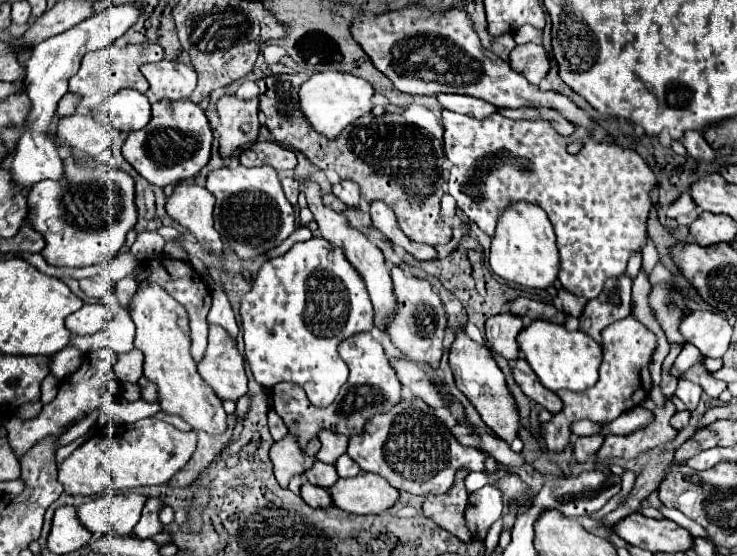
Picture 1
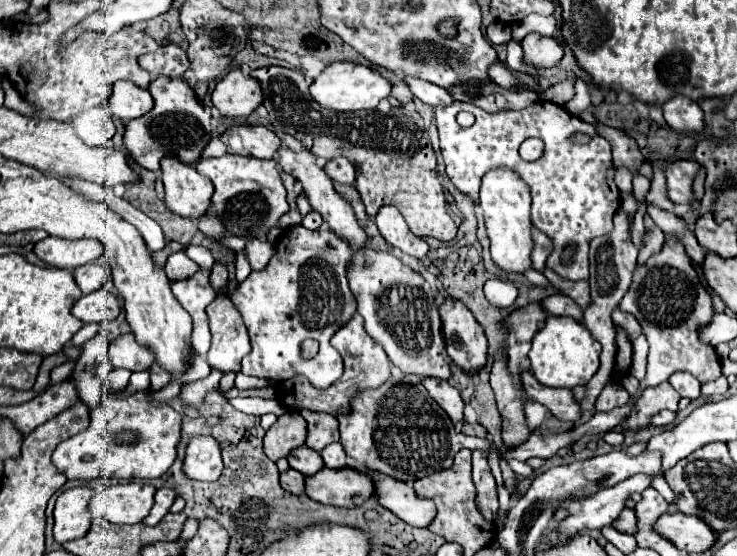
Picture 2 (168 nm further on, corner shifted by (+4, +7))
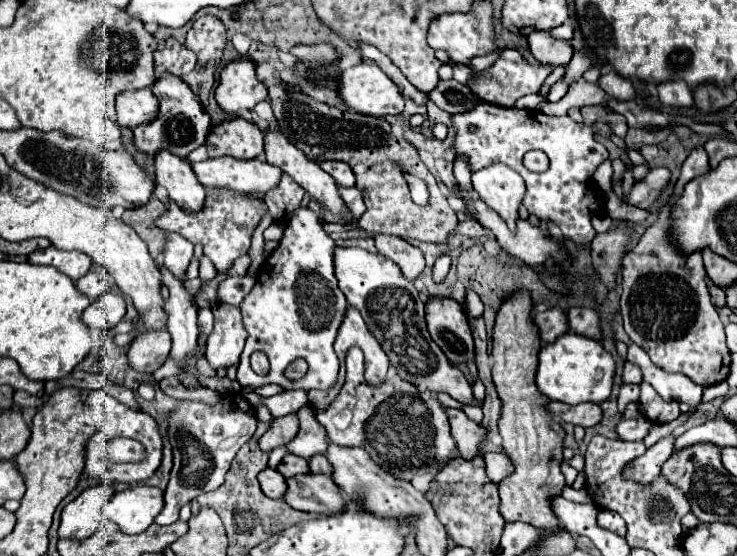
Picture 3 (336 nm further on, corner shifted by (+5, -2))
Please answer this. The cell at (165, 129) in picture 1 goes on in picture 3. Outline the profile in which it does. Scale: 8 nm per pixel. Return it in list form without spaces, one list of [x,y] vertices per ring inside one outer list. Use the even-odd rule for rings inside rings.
[[[163,73],[161,79],[155,81],[153,85],[153,95],[159,99],[159,113],[153,121],[143,123],[133,129],[133,145],[137,151],[145,155],[157,155],[157,151],[169,151],[177,153],[177,157],[187,159],[191,151],[201,147],[209,135],[211,119],[207,111],[199,105],[199,99],[189,87],[179,79],[169,73]]]

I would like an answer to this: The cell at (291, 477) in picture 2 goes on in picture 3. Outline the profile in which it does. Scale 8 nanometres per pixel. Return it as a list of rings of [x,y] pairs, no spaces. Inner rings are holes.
[[[265,469],[259,473],[259,483],[261,483],[261,489],[267,497],[271,499],[283,499],[285,493],[287,493],[287,481],[285,477],[281,477],[279,471],[275,469]]]

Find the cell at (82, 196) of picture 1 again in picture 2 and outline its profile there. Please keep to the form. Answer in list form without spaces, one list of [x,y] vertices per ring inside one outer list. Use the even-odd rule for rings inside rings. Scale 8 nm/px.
[[[48,236],[34,244],[34,254],[50,266],[74,270],[98,260],[104,254],[104,248],[98,240],[62,240]]]

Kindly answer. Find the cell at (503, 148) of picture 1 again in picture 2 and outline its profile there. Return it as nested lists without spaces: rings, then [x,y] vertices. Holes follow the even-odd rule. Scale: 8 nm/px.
[[[538,100],[530,108],[486,112],[474,104],[454,102],[448,106],[436,106],[436,122],[440,134],[440,150],[446,164],[446,174],[454,186],[470,196],[478,204],[478,188],[484,172],[492,168],[512,168],[532,190],[532,220],[554,242],[554,252],[548,258],[548,266],[566,280],[588,280],[588,244],[596,236],[604,236],[612,230],[612,216],[620,208],[620,190],[614,184],[614,166],[610,154],[610,142],[596,136],[592,124],[572,116],[564,106]],[[468,110],[476,116],[474,126],[462,128],[456,122],[456,114]],[[580,132],[592,136],[588,144],[572,142],[572,136]],[[536,136],[544,140],[544,156],[536,162],[524,162],[518,154],[520,144]],[[574,246],[574,254],[568,264],[562,260],[562,252]]]

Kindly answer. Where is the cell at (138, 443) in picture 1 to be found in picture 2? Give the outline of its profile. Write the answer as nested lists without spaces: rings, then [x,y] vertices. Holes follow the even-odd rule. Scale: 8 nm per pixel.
[[[104,388],[104,402],[90,410],[88,430],[64,440],[54,450],[54,466],[66,474],[68,480],[94,480],[94,478],[118,478],[118,480],[152,480],[160,478],[176,458],[176,446],[180,442],[182,416],[168,404],[156,404],[150,400],[148,390],[140,390],[130,396],[122,396],[124,390]],[[134,430],[140,434],[136,446],[108,446],[102,432]]]

